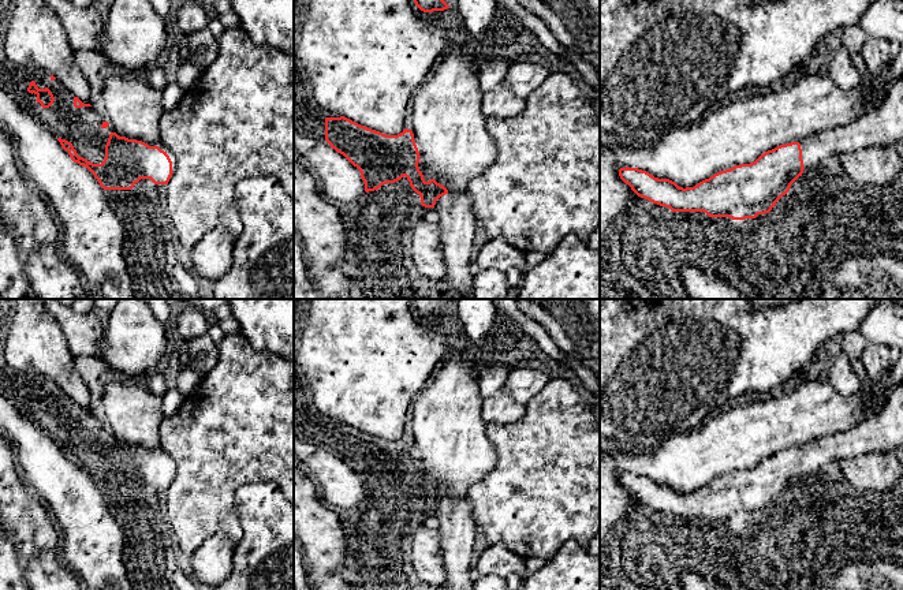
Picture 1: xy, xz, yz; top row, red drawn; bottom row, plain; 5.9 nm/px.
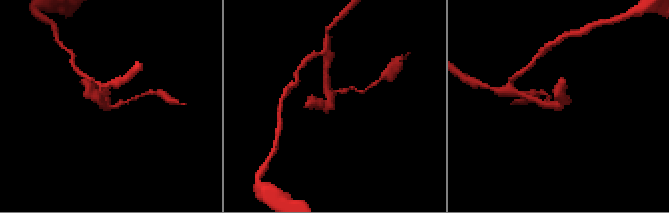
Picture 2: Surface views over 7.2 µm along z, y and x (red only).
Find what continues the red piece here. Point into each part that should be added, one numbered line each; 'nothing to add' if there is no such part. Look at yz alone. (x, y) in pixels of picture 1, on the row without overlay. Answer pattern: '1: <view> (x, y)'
1: yz (883, 432)

